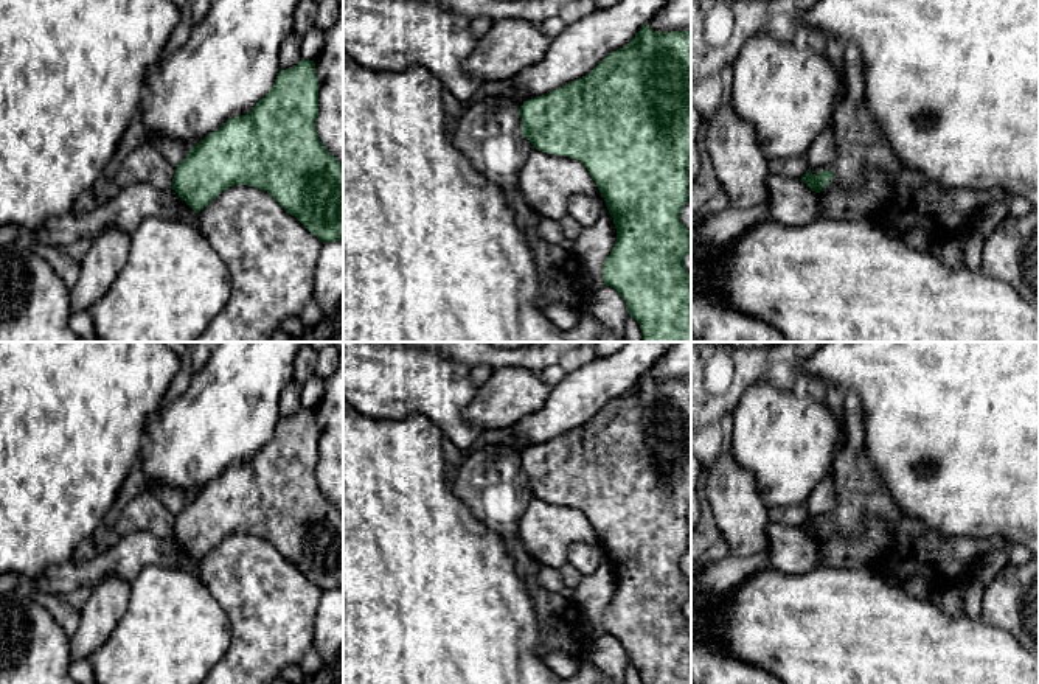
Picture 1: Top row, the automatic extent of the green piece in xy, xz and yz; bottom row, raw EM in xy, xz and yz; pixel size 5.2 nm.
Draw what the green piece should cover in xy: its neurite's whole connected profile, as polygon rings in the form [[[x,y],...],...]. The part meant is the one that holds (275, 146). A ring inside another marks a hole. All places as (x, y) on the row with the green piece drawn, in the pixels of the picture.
[[[301,59],[297,65],[280,70],[273,87],[248,113],[227,120],[189,149],[189,154],[175,166],[171,188],[199,213],[230,187],[255,187],[267,191],[323,244],[343,243],[343,166],[326,151],[315,131],[318,87],[314,61]]]

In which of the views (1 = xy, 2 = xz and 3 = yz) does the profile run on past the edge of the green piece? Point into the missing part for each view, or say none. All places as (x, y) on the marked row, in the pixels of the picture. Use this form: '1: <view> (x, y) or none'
1: none
2: none
3: none

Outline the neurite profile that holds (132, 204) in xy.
[[[138,182],[121,191],[110,201],[101,202],[95,210],[82,215],[71,211],[51,218],[23,238],[61,247],[79,238],[101,235],[112,225],[132,235],[146,218],[166,221],[182,219],[182,199],[172,188],[162,188],[151,182]]]

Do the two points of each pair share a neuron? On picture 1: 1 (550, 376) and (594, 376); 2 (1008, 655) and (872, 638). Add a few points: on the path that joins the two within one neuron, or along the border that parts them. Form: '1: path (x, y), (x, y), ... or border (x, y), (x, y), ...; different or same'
1: border (567, 373), (553, 387); different
2: path (974, 655), (906, 655); same

